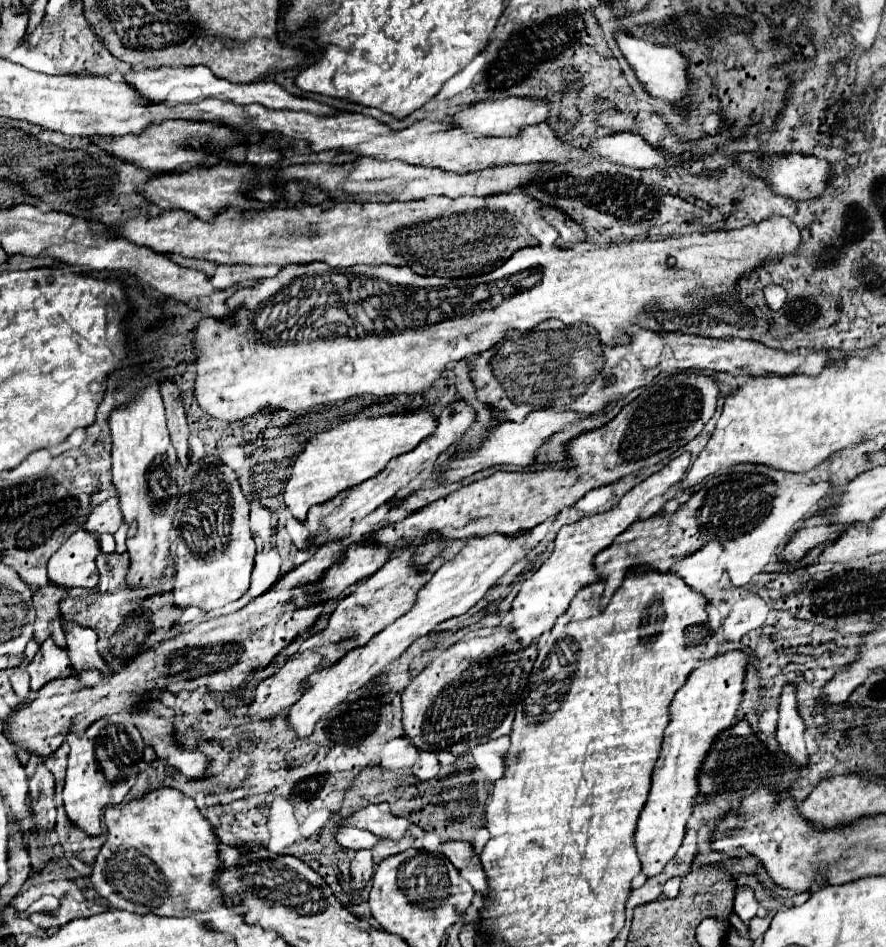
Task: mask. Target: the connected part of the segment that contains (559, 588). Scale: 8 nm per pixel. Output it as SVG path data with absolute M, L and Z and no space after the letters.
M689 453L679 455L677 459L671 459L669 465L665 465L659 473L653 473L651 477L647 477L645 481L641 481L635 489L631 489L621 501L619 505L611 507L609 511L597 513L597 515L589 515L583 517L581 521L573 523L573 525L565 525L561 527L561 531L555 537L555 551L553 555L547 559L539 567L539 571L531 579L527 579L521 585L519 595L513 601L511 613L513 613L513 627L515 627L515 635L521 639L521 645L529 645L533 641L539 641L543 637L543 633L567 611L571 599L587 585L597 583L597 571L593 567L593 559L599 551L607 549L613 539L617 535L621 535L631 523L635 523L639 519L641 509L657 495L663 495L671 485L679 483L689 467Z

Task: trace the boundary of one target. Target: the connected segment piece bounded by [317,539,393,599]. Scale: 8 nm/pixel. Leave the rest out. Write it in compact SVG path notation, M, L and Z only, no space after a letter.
M363 539L349 545L349 551L345 553L345 559L337 563L337 567L331 567L321 583L317 583L319 597L335 599L343 589L369 579L375 571L379 571L385 561L393 555L387 547L381 547L377 543L367 543Z

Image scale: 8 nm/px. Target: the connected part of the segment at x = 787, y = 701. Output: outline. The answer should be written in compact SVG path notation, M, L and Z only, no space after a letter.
M785 685L781 693L781 705L779 705L779 727L777 727L777 743L783 753L791 759L791 763L797 769L803 769L809 765L809 755L805 749L803 739L805 723L797 713L797 701L795 701L795 687Z

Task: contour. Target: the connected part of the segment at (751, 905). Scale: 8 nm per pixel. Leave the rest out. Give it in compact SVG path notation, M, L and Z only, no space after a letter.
M743 887L743 889L737 893L737 897L735 897L735 913L737 913L737 917L739 917L743 923L749 923L749 921L755 917L757 907L759 907L759 903L757 903L753 891L751 891L749 887Z

